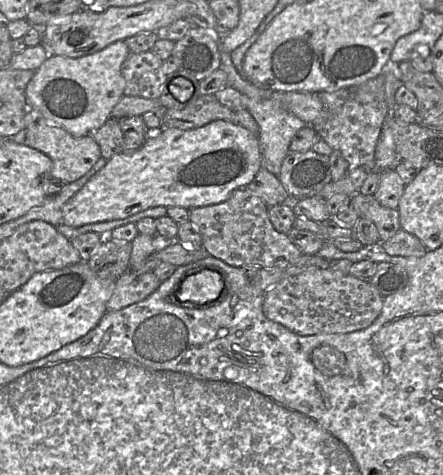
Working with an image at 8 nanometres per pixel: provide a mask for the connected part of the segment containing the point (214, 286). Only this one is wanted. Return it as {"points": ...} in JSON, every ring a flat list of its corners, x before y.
{"points":[[203,269,195,274,185,277,176,287,174,294,183,302,192,302,195,304,216,304,215,301,222,294,225,295,225,281,219,271,213,269]]}

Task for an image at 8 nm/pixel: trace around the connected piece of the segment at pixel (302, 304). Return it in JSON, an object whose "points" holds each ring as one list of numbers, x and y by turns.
{"points":[[311,267,282,279,265,291,263,312,269,320,300,335,343,334,372,325,382,311,383,301,384,298,369,281]]}

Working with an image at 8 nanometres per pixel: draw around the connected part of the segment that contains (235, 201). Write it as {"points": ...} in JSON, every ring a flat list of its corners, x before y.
{"points":[[247,188,235,190,225,202,188,210,190,222,198,227,202,236,202,248,210,256,218,258,228,265,240,268,243,265,251,264,260,266,262,269,271,269,289,265,304,254,286,234,280,233,274,228,269,219,266,203,260,197,252,194]]}

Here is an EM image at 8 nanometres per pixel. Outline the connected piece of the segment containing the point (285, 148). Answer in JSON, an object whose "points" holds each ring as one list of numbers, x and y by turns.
{"points":[[242,95,242,101,259,126,262,167,278,176,282,162,290,152,293,137,307,123,282,108,275,100,255,100]]}

